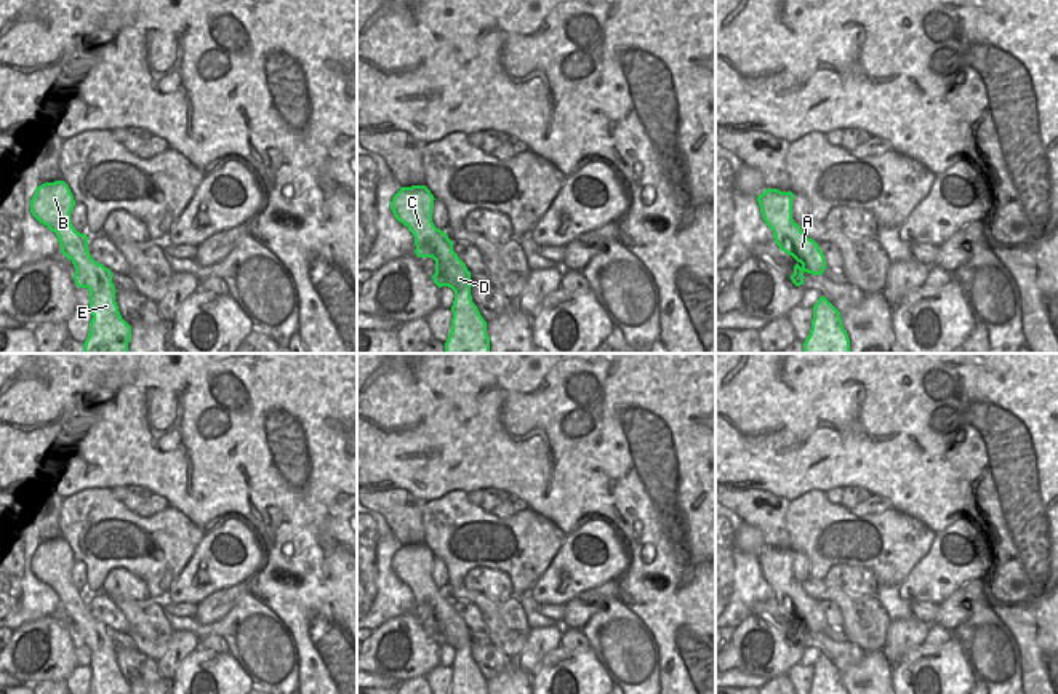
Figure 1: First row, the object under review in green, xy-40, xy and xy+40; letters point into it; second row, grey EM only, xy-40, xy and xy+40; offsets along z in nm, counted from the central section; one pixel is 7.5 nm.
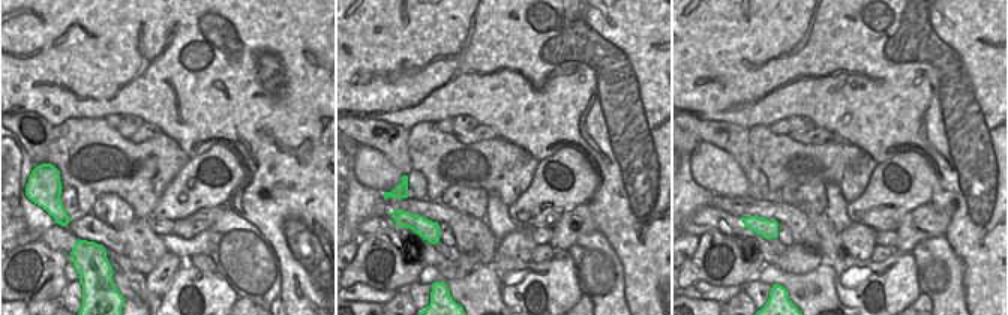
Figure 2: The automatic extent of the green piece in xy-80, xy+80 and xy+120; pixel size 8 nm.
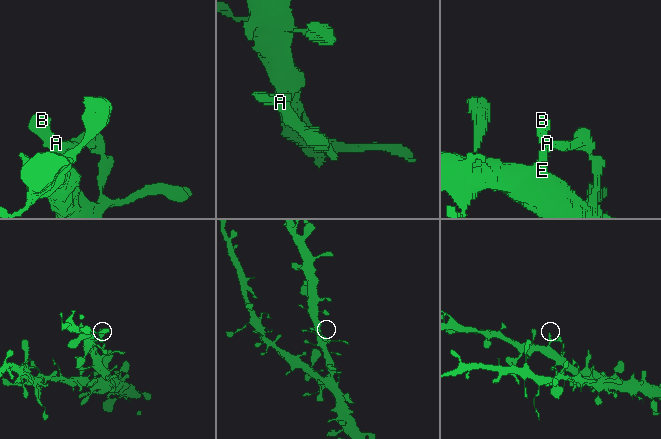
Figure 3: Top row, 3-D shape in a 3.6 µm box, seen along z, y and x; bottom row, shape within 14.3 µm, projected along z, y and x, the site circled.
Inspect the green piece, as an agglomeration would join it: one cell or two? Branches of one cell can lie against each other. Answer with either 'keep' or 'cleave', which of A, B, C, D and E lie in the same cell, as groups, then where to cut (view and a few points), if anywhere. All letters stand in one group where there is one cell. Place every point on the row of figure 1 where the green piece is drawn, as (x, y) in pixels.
keep; A B C D E; no cut

